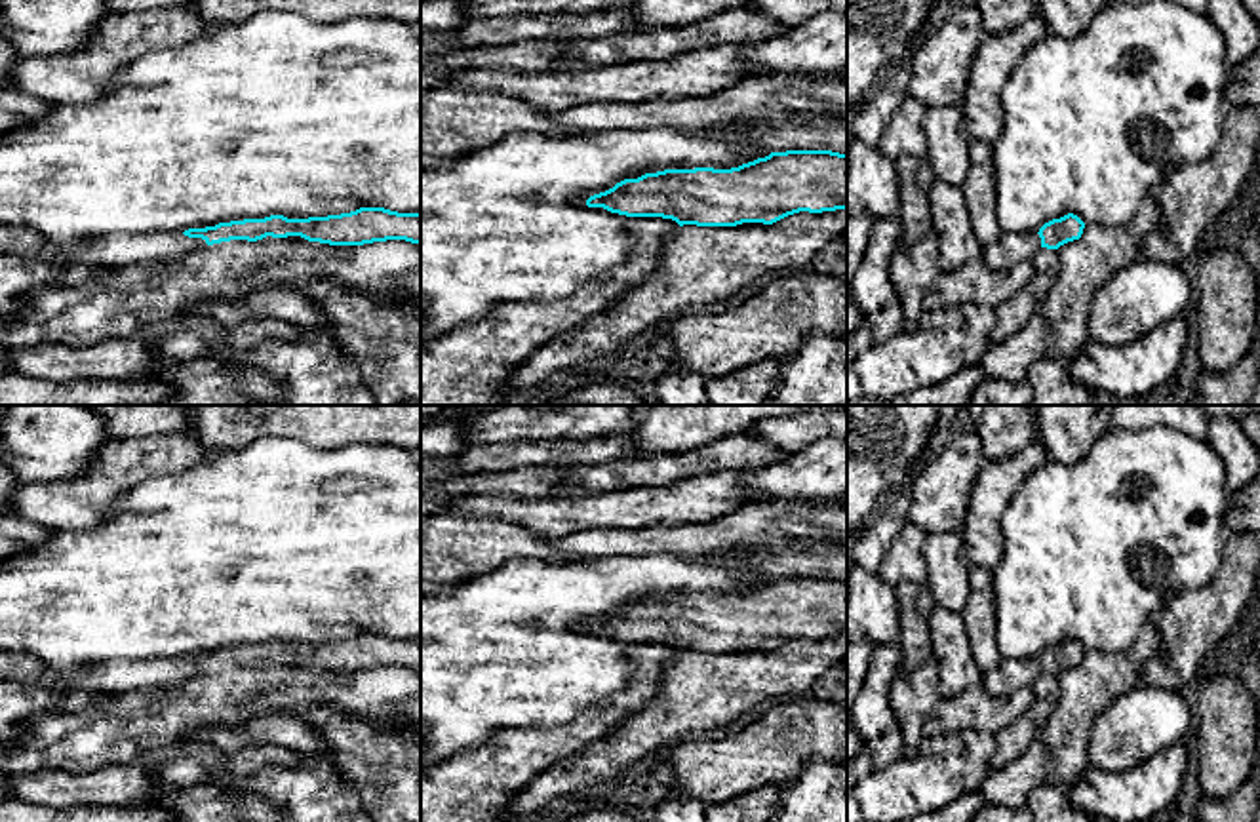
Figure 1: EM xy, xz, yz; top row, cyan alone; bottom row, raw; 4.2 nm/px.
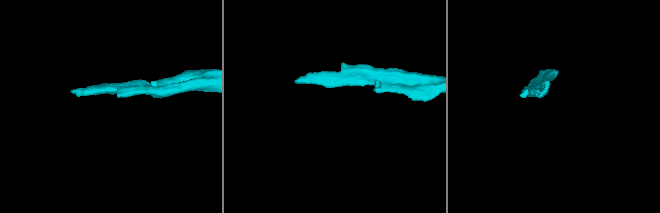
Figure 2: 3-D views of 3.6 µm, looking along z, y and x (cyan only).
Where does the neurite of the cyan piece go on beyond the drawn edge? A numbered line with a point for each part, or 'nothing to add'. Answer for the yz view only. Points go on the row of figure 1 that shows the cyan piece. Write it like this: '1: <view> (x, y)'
1: yz (1009, 250)

